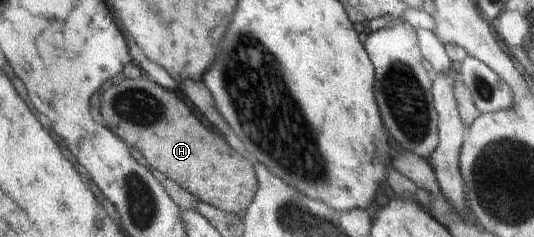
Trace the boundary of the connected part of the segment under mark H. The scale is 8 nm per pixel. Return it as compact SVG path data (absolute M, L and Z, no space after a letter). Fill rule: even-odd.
M146 76L138 80L126 78L106 88L100 98L100 114L106 128L128 146L136 148L168 180L174 180L198 196L202 203L229 213L246 210L250 204L257 189L250 162L234 150L228 152L230 146L224 142L224 138L206 128L174 92L160 88ZM188 120L190 125L186 124Z

